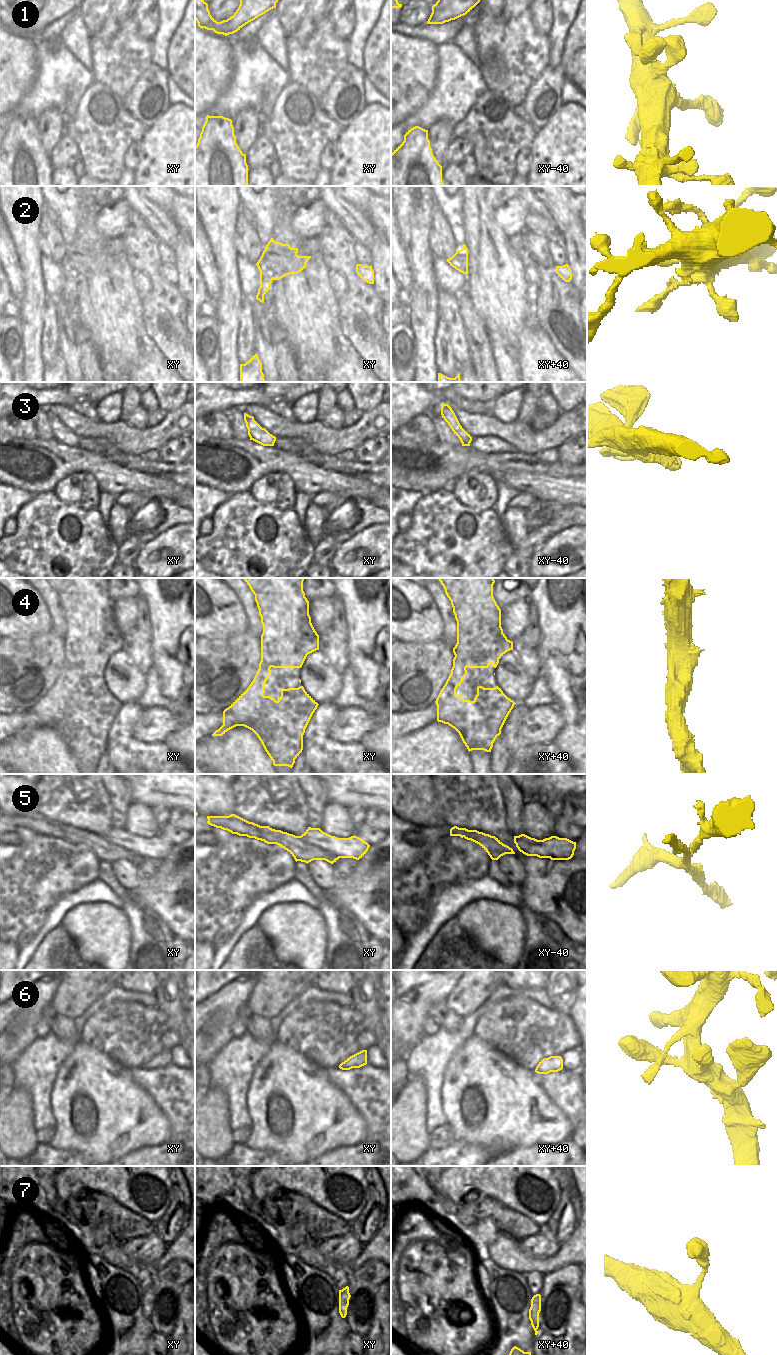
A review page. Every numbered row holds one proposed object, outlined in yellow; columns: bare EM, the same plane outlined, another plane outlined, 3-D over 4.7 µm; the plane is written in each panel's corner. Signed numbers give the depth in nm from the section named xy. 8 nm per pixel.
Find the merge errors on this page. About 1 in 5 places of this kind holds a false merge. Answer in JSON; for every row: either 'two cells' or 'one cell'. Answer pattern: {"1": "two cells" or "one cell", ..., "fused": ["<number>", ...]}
{"1": "one cell", "2": "one cell", "3": "two cells", "4": "one cell", "5": "two cells", "6": "one cell", "7": "one cell", "fused": ["3", "5"]}

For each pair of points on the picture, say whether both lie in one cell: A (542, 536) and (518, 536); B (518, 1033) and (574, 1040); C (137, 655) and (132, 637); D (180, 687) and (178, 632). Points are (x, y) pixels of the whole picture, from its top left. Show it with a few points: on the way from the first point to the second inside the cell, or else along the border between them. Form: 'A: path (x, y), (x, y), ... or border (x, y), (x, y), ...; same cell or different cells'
A: border (530, 530), (526, 537), (514, 548); different cells
B: path (532, 1033), (560, 1034); same cell
C: path (137, 651), (137, 646), (133, 641); same cell
D: path (180, 673), (180, 652), (176, 646); same cell

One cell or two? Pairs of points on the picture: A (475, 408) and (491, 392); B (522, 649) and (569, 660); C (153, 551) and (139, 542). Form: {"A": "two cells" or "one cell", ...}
{"A": "two cells", "B": "two cells", "C": "two cells"}

